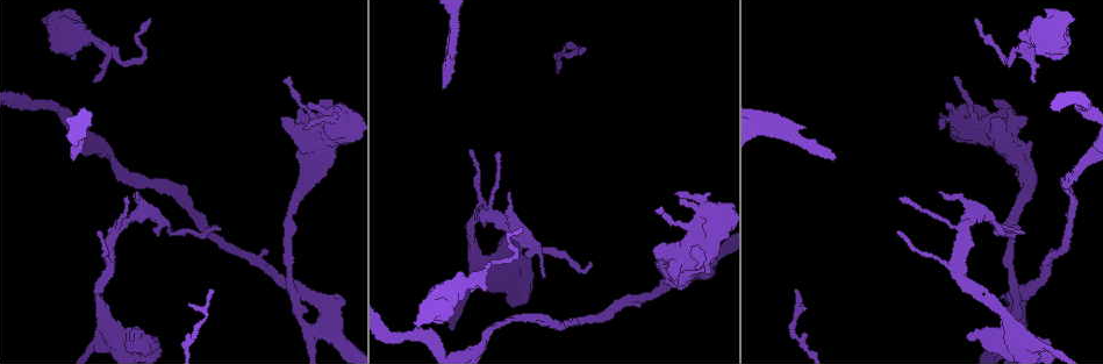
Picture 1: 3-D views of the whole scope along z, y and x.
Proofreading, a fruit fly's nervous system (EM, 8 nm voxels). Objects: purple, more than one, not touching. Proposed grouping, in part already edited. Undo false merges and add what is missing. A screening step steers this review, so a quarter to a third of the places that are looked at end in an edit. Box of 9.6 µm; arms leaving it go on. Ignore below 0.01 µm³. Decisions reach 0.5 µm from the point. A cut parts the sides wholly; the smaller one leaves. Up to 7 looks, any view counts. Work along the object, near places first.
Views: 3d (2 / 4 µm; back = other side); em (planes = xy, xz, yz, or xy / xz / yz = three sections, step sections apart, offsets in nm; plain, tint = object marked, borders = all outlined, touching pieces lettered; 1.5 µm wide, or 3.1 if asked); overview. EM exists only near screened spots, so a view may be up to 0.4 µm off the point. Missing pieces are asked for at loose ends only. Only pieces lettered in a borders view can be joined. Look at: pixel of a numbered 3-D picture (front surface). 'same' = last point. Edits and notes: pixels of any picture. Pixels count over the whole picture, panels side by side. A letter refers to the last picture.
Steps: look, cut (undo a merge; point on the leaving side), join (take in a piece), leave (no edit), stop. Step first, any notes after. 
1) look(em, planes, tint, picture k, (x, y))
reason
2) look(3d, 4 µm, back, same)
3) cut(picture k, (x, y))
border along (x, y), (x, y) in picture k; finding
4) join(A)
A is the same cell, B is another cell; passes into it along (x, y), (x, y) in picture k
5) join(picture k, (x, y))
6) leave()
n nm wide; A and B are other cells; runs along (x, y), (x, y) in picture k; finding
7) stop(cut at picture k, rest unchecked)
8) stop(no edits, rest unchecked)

look(3d, 4 µm, picture 1, (417, 328))
free end

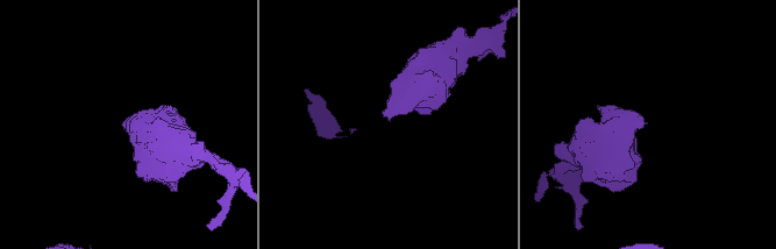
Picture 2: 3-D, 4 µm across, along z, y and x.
look(em, xz, step 4, tint, picture 2, (387, 118))
need the tissue

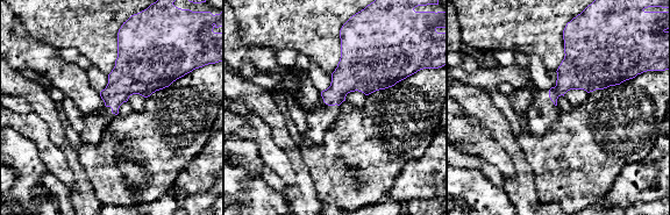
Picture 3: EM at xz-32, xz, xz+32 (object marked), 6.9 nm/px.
look(em, planes, borders, same)

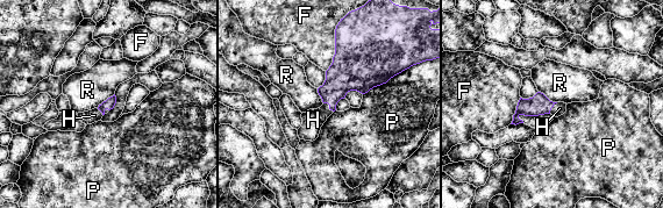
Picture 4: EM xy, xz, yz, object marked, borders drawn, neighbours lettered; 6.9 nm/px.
join(H)
H is the same cell, F, P and R are other cells; passes into it along (109, 104), (102, 113), (94, 115) in picture 4; the neuron continues

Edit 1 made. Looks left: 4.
look(overview)

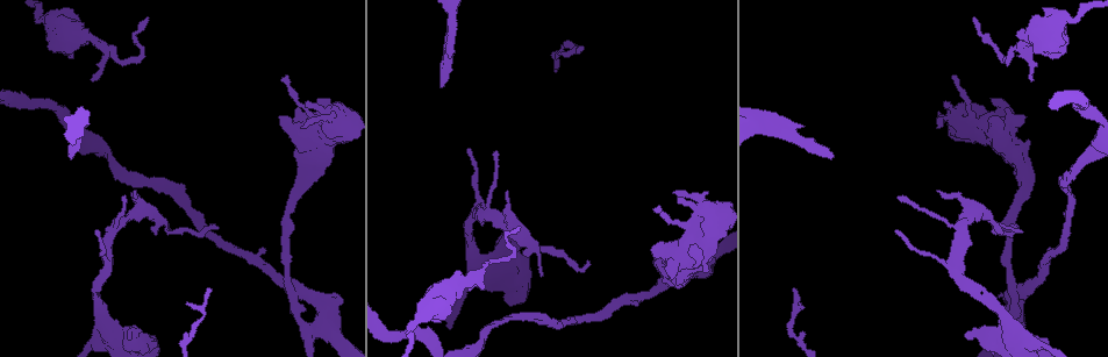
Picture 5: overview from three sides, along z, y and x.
look(em, planes, borders, picture 5, (953, 268))
branch point

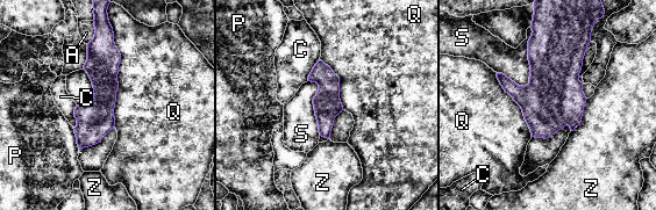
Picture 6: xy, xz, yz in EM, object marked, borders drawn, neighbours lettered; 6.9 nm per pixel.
leave()
A, C, P, Q, S and Z are other cells; border along (108, 22), (120, 55), (114, 127) in picture 6; all the same neuron

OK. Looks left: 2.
look(em, planes, plain, picture 5, (588, 262))
free end

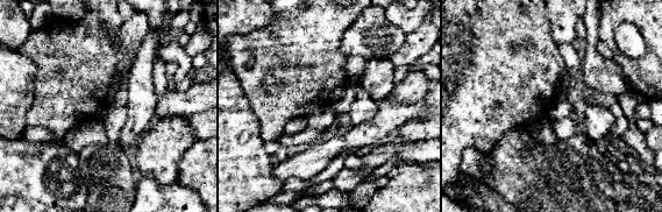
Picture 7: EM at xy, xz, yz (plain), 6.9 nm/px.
look(em, planes, borders, same)

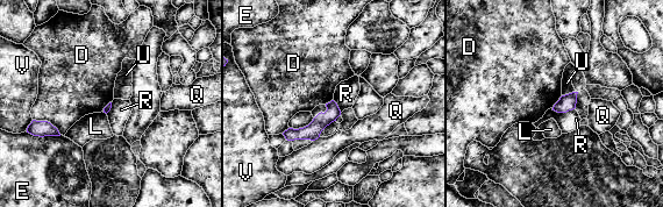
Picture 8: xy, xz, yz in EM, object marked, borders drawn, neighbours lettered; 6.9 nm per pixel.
leave()
D, E, L, Q, R, U and V are other cells; border along (33, 119), (49, 121), (61, 134) in picture 8; no lettered piece goes on from it

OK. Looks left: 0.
stop(join at picture 4, rest unchecked)

